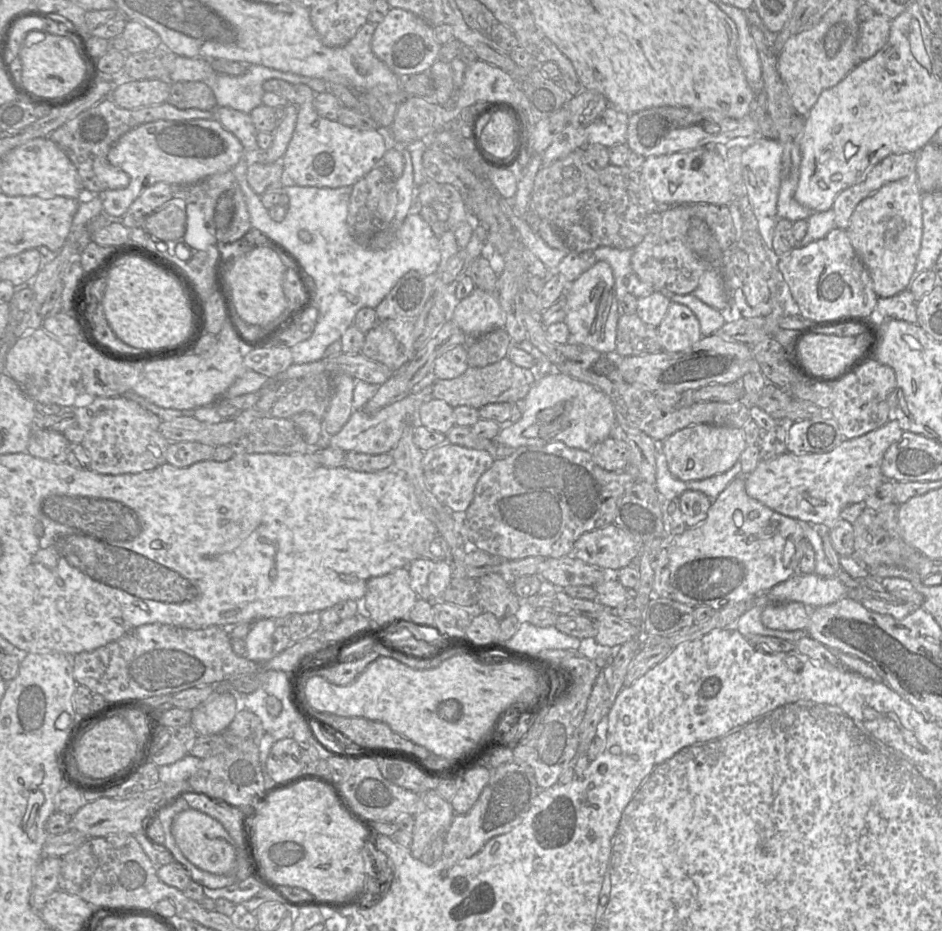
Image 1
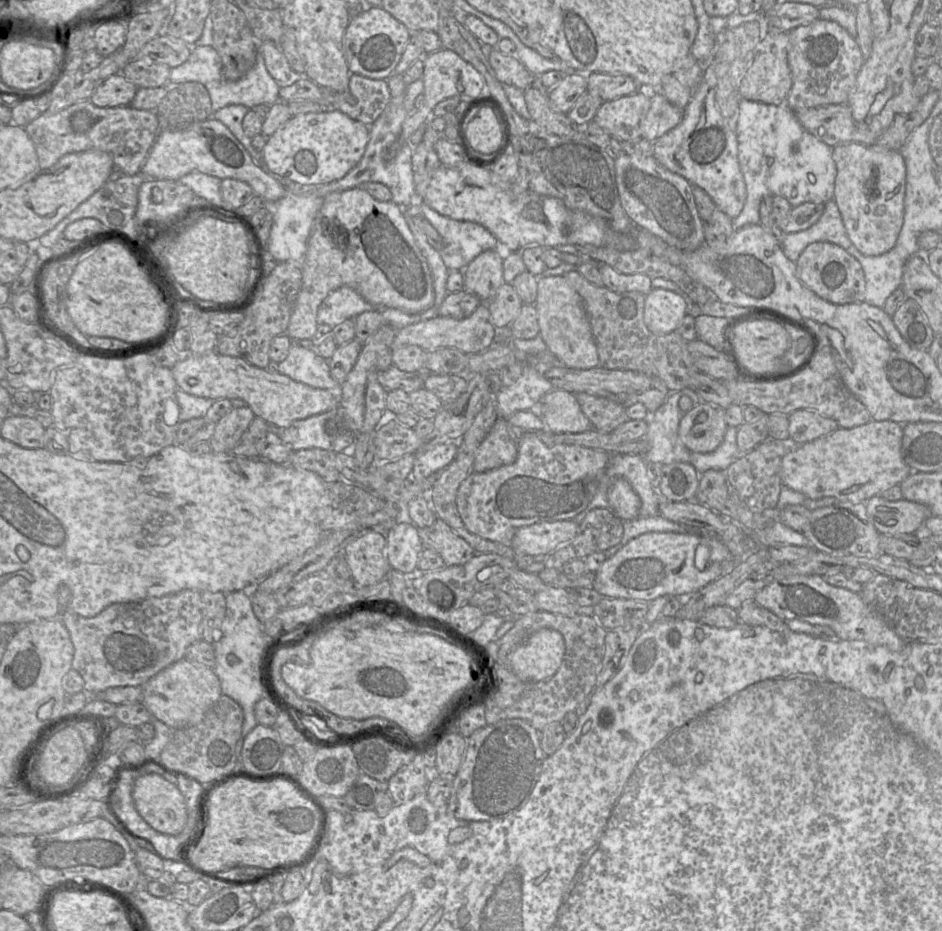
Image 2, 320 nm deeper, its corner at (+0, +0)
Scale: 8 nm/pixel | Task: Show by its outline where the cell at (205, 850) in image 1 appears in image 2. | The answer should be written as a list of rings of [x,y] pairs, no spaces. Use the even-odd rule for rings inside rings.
[[[156,773],[138,777],[133,784],[132,798],[143,820],[154,830],[178,835],[187,821],[187,806],[178,787]]]

